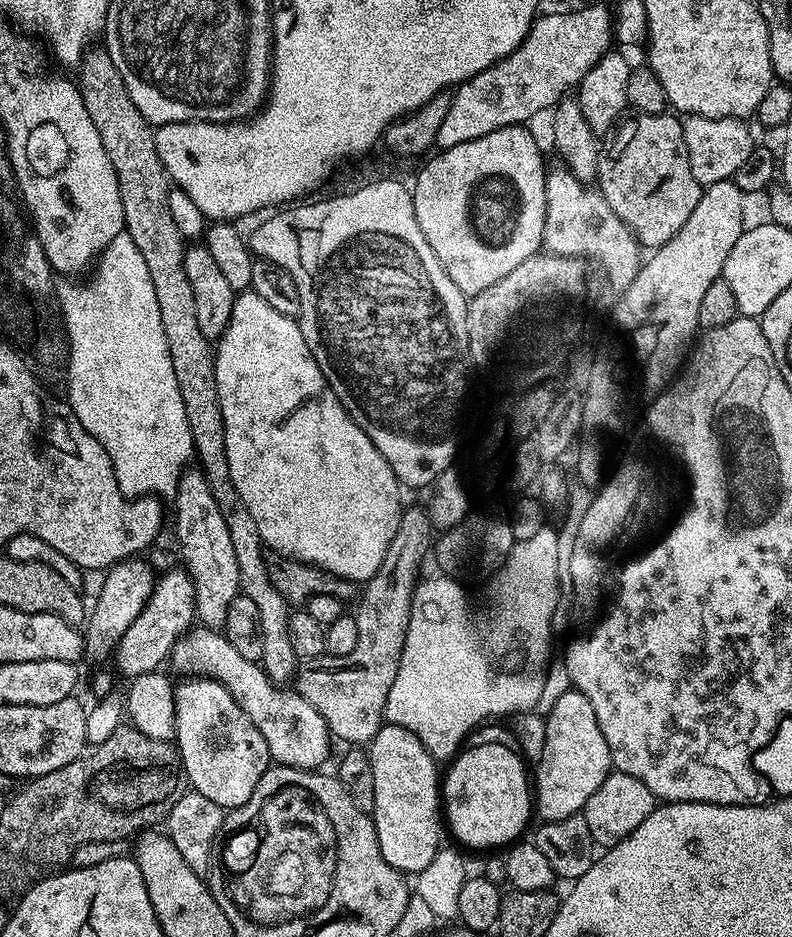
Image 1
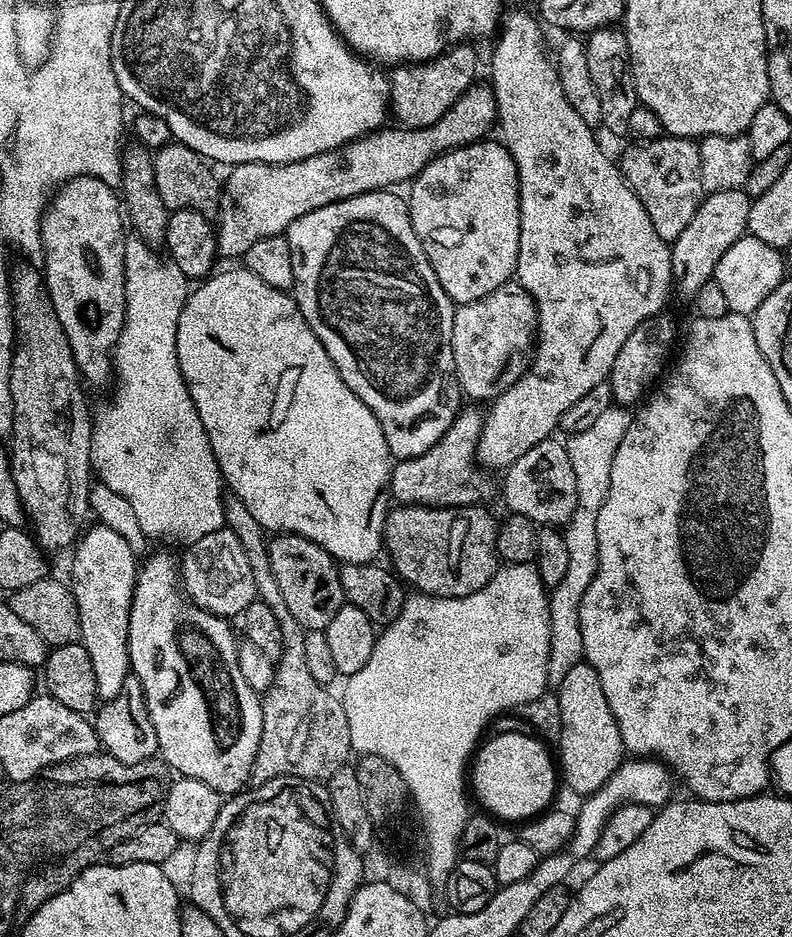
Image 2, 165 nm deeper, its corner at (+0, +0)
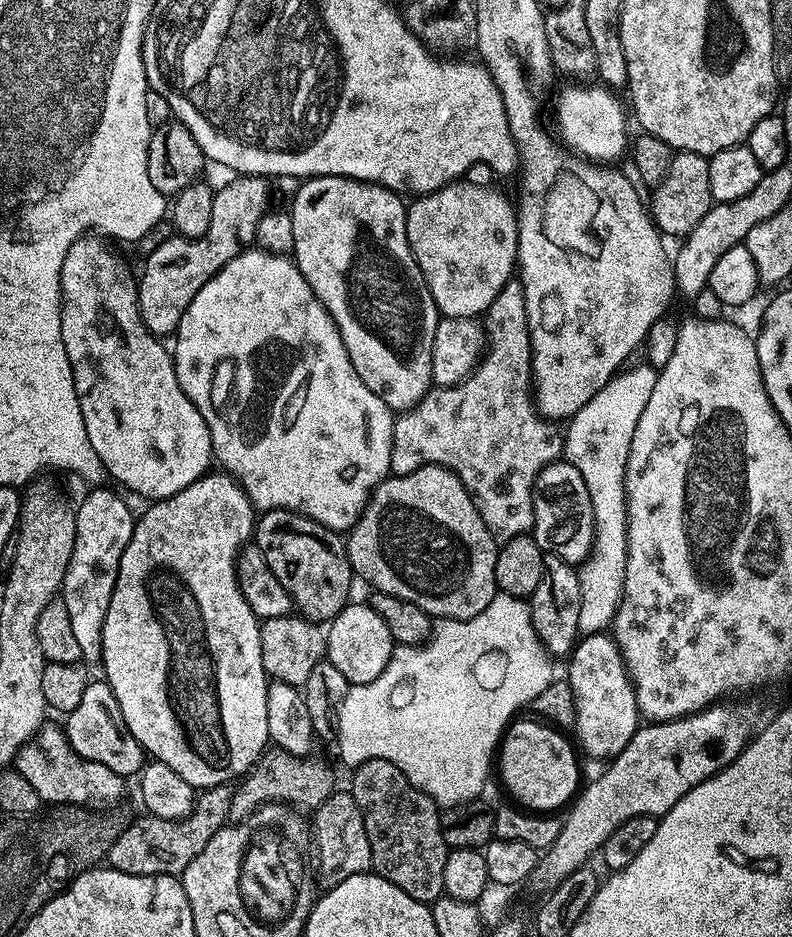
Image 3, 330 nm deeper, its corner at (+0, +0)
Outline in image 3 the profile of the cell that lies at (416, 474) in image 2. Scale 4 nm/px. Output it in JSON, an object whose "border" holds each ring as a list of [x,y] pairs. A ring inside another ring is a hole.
{"border":[[[519,279],[509,280],[508,285],[500,291],[498,298],[494,298],[492,305],[486,313],[486,332],[490,337],[490,345],[481,359],[477,369],[471,376],[467,376],[460,384],[449,388],[433,387],[422,399],[409,408],[407,412],[401,412],[395,417],[392,426],[392,449],[390,450],[390,472],[394,476],[405,476],[414,470],[418,470],[427,464],[437,464],[448,468],[462,482],[462,486],[470,494],[478,514],[482,514],[482,522],[490,530],[490,534],[498,542],[503,542],[515,536],[525,535],[532,527],[532,486],[536,481],[537,474],[547,464],[555,464],[561,459],[564,450],[564,437],[561,429],[555,423],[544,419],[536,410],[534,405],[534,392],[532,387],[532,347],[530,346],[530,334],[528,333],[528,319],[526,318],[526,298],[520,285]]]}

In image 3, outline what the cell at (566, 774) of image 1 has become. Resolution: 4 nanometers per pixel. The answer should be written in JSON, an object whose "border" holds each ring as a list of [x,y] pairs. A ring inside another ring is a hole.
{"border":[[[611,635],[586,636],[572,649],[568,662],[566,679],[576,707],[575,739],[578,744],[580,739],[579,747],[582,752],[584,747],[586,755],[603,762],[611,761],[623,750],[626,742],[630,742],[641,719],[636,709],[636,691],[632,689],[632,680],[624,669],[620,648]]]}

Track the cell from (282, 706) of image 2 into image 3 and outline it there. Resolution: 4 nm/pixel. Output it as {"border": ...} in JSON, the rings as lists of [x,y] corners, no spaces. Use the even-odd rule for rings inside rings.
{"border":[[[269,747],[264,755],[252,765],[250,774],[235,785],[229,821],[244,822],[259,804],[268,804],[271,800],[286,800],[294,804],[305,804],[309,810],[319,808],[321,802],[337,787],[336,776],[324,760],[315,760],[312,754],[295,756],[285,748]]]}

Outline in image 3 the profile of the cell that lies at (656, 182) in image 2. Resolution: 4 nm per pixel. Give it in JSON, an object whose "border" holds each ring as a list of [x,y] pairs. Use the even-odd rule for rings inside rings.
{"border":[[[676,152],[665,176],[651,189],[650,215],[665,237],[683,238],[700,225],[702,218],[714,203],[710,190],[709,157],[699,156],[693,152]]]}

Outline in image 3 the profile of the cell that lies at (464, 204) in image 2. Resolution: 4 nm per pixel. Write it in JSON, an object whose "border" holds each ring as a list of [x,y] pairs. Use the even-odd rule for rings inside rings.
{"border":[[[461,178],[453,183],[445,184],[443,188],[434,190],[433,192],[425,192],[417,195],[413,204],[407,205],[406,211],[406,238],[410,242],[410,250],[414,254],[414,258],[418,262],[418,266],[422,270],[422,274],[428,283],[430,294],[434,298],[436,308],[439,310],[441,317],[445,316],[470,316],[479,317],[481,314],[487,313],[488,307],[494,302],[494,298],[498,298],[498,294],[508,285],[509,280],[513,279],[514,273],[517,271],[516,251],[518,250],[518,230],[516,229],[517,209],[499,192],[496,188],[487,188],[484,184],[471,184],[471,179]]]}

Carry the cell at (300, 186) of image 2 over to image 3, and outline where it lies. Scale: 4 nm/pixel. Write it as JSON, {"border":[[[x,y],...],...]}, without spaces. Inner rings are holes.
{"border":[[[237,175],[235,180],[229,180],[223,186],[217,187],[214,192],[214,214],[210,214],[210,230],[196,240],[185,240],[176,234],[167,240],[160,241],[151,249],[152,253],[144,260],[144,273],[138,276],[138,306],[142,314],[142,322],[148,331],[157,338],[171,337],[176,327],[182,322],[182,314],[186,314],[186,306],[218,274],[235,256],[240,255],[255,241],[258,222],[270,211],[268,204],[269,181],[262,176]]]}

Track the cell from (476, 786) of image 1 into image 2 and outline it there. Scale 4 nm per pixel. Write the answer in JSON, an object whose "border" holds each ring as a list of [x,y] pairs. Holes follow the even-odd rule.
{"border":[[[498,733],[491,739],[485,739],[470,760],[470,788],[474,796],[476,791],[481,809],[504,822],[527,822],[539,816],[553,803],[556,780],[558,784],[558,764],[548,753],[549,745],[526,733]]]}

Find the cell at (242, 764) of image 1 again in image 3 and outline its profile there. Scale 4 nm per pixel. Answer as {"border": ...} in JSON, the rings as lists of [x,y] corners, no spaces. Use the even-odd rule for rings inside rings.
{"border":[[[216,470],[205,474],[199,480],[178,490],[165,500],[157,500],[147,505],[144,513],[139,513],[132,526],[132,537],[122,554],[122,562],[118,566],[118,578],[114,582],[114,594],[110,594],[110,610],[106,610],[106,622],[102,622],[102,665],[103,679],[114,690],[118,698],[118,706],[130,734],[144,747],[145,753],[152,760],[161,760],[174,774],[182,774],[186,782],[190,782],[197,790],[207,790],[231,785],[239,781],[251,769],[252,765],[264,755],[269,747],[268,727],[266,726],[266,694],[270,677],[262,666],[262,638],[260,637],[261,621],[250,610],[246,598],[242,598],[240,587],[236,581],[236,558],[238,550],[249,543],[254,532],[254,509],[248,501],[243,488],[223,471]],[[192,720],[196,720],[196,744],[204,752],[220,752],[216,760],[207,760],[192,745]]]}

